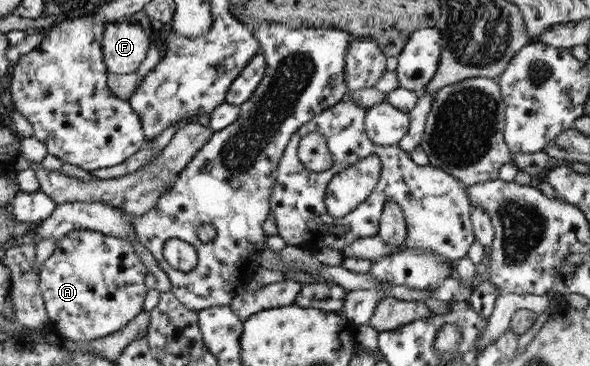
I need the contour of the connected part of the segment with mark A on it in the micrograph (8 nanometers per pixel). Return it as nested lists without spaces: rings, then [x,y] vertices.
[[[80,229],[69,232],[65,237],[56,241],[54,253],[45,261],[39,273],[40,289],[44,295],[44,301],[46,302],[48,311],[47,325],[50,330],[59,332],[61,337],[67,337],[69,341],[87,343],[87,341],[100,340],[101,337],[109,336],[111,333],[119,332],[121,329],[127,327],[127,325],[143,311],[143,299],[145,299],[145,295],[147,295],[147,287],[145,287],[145,275],[147,275],[146,266],[137,258],[132,244],[127,243],[127,240],[123,241],[123,239],[119,239],[117,236],[110,234],[103,235],[103,233],[97,230],[90,229]]]

